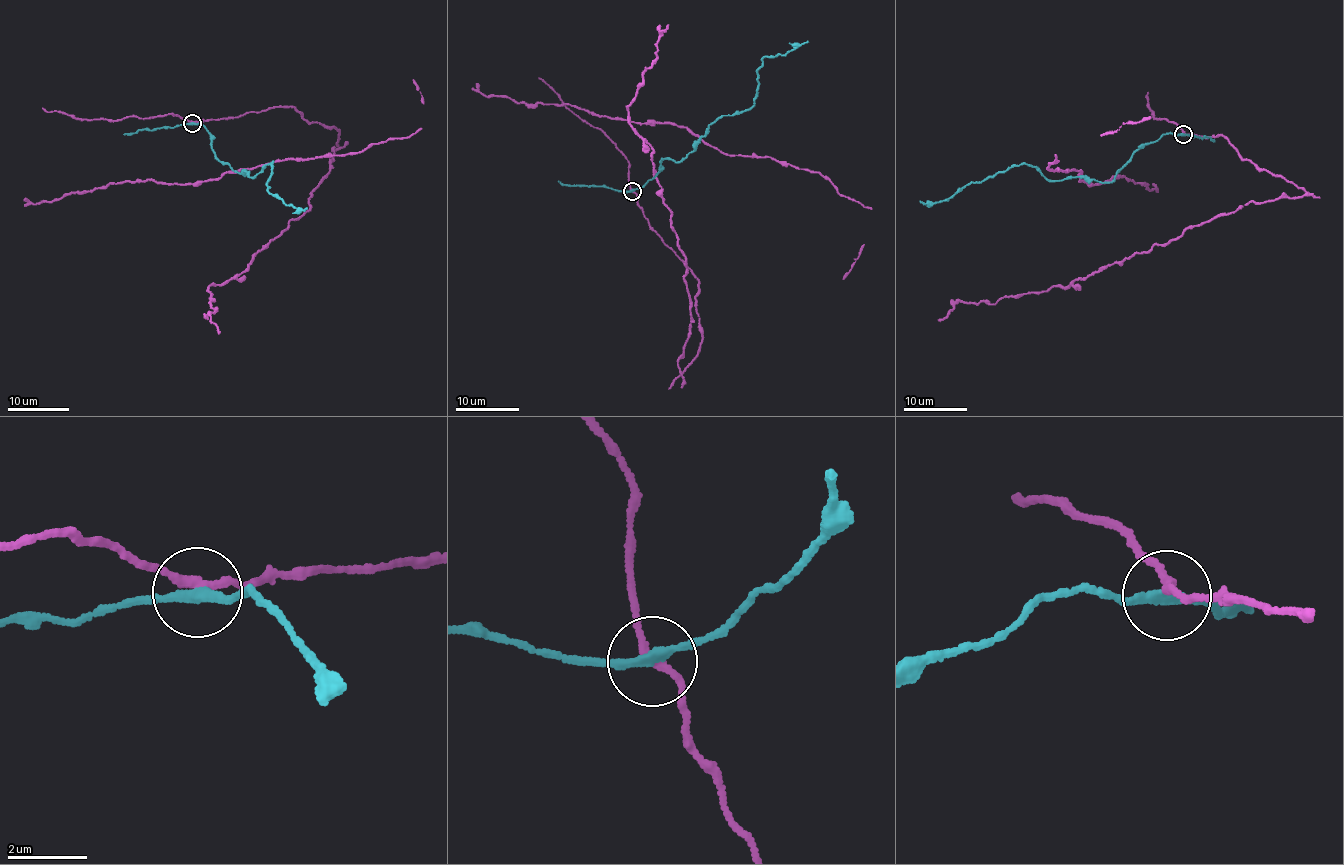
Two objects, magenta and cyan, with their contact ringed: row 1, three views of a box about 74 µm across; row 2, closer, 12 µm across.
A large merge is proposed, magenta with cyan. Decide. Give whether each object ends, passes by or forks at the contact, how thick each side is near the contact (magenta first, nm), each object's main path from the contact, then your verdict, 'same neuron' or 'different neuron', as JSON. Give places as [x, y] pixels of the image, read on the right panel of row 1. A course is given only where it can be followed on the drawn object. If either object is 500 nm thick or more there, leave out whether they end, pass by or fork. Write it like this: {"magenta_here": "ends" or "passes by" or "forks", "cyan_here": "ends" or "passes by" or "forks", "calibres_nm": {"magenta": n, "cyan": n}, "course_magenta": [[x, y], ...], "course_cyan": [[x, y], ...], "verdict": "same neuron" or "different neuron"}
{"magenta_here": "passes by", "cyan_here": "passes by", "calibres_nm": {"magenta": 200, "cyan": 220}, "course_magenta": [[1184, 133], [1227, 137], [1242, 158], [1306, 193], [1250, 200], [1068, 286], [991, 304], [958, 301], [938, 320]], "course_cyan": [[1184, 133], [1148, 142], [1108, 182], [1051, 180], [1019, 164], [946, 200], [920, 200]], "verdict": "different neuron"}

